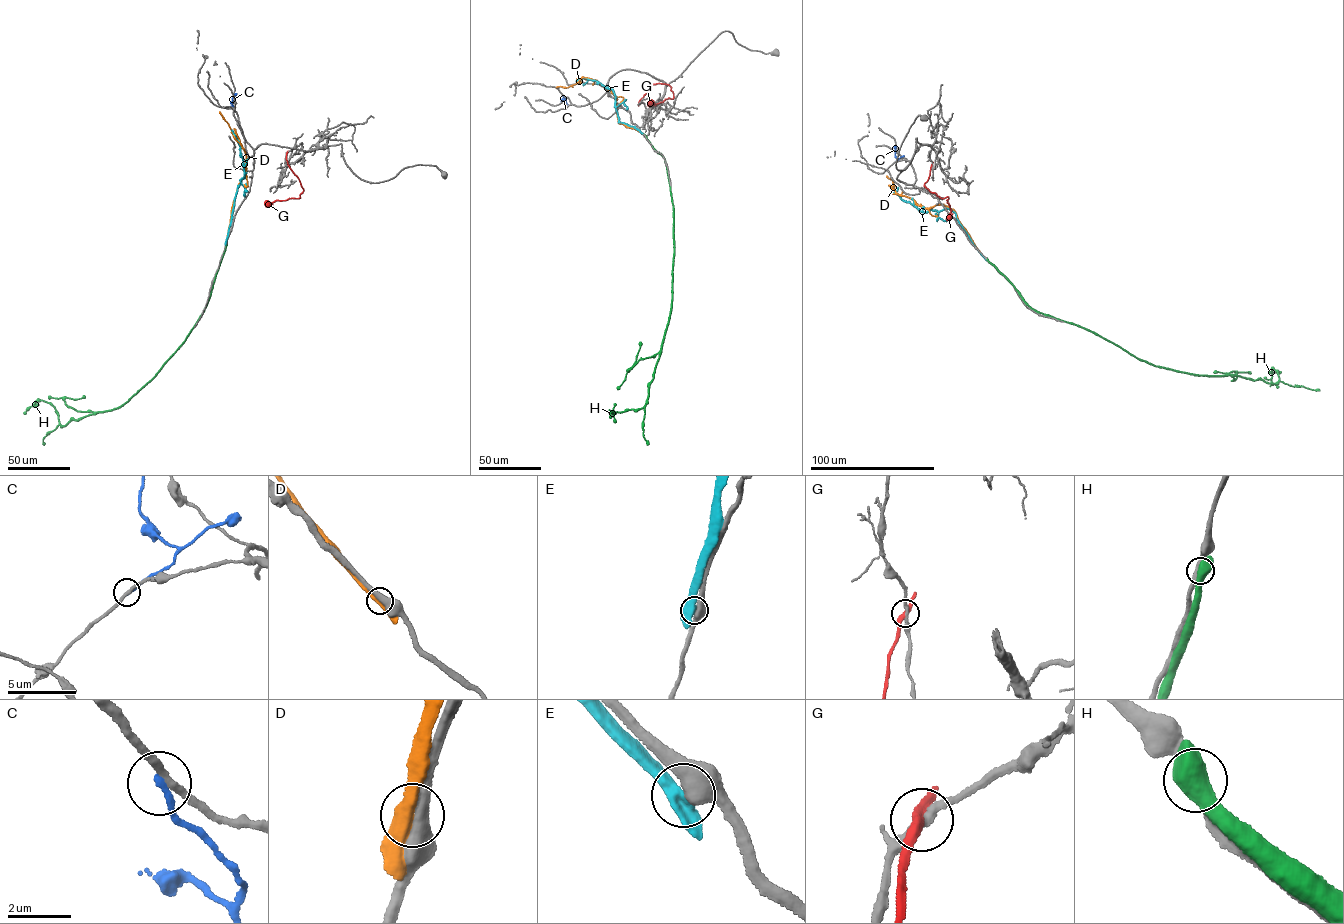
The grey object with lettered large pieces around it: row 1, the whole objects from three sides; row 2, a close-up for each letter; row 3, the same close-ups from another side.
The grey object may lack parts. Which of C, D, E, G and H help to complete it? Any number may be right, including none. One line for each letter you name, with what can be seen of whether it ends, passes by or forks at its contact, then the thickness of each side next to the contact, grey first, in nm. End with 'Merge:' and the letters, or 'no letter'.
Merge: no letter

